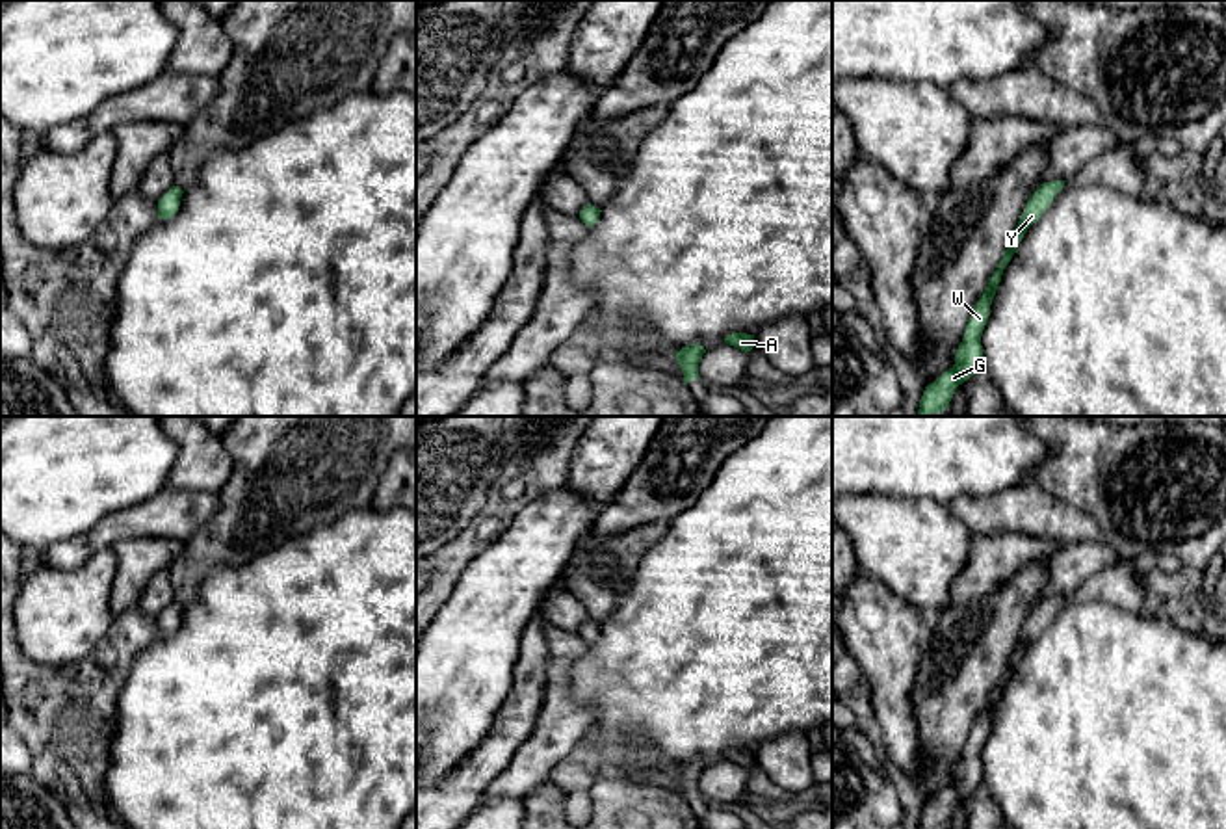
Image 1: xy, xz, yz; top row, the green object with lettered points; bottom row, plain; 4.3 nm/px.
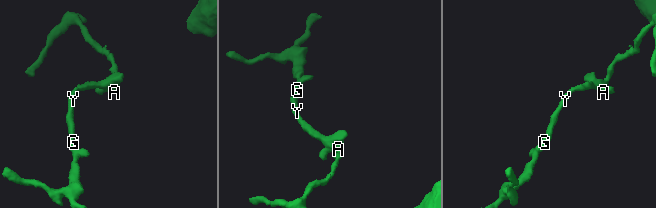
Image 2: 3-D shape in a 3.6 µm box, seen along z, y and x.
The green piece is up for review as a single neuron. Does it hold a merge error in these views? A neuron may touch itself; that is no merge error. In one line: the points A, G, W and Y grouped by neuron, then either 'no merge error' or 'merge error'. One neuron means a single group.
A G W Y; no merge error

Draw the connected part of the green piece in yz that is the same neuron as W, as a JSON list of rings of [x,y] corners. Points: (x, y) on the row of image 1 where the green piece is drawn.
[[[1066,180],[1044,182],[1029,197],[1014,229],[1014,234],[1007,243],[1003,258],[998,270],[992,273],[988,286],[985,288],[981,299],[977,301],[968,320],[964,338],[955,353],[955,364],[949,370],[946,370],[934,383],[925,387],[916,416],[934,416],[940,411],[946,411],[955,388],[962,385],[966,379],[970,379],[983,366],[981,335],[988,322],[990,305],[1001,281],[1003,270],[1016,253],[1016,247],[1020,245],[1027,229],[1038,221],[1044,210],[1051,204],[1053,197],[1063,190],[1064,182]]]

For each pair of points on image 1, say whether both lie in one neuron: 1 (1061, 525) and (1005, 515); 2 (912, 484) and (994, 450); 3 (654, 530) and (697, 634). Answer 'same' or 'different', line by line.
1: same
2: same
3: different

